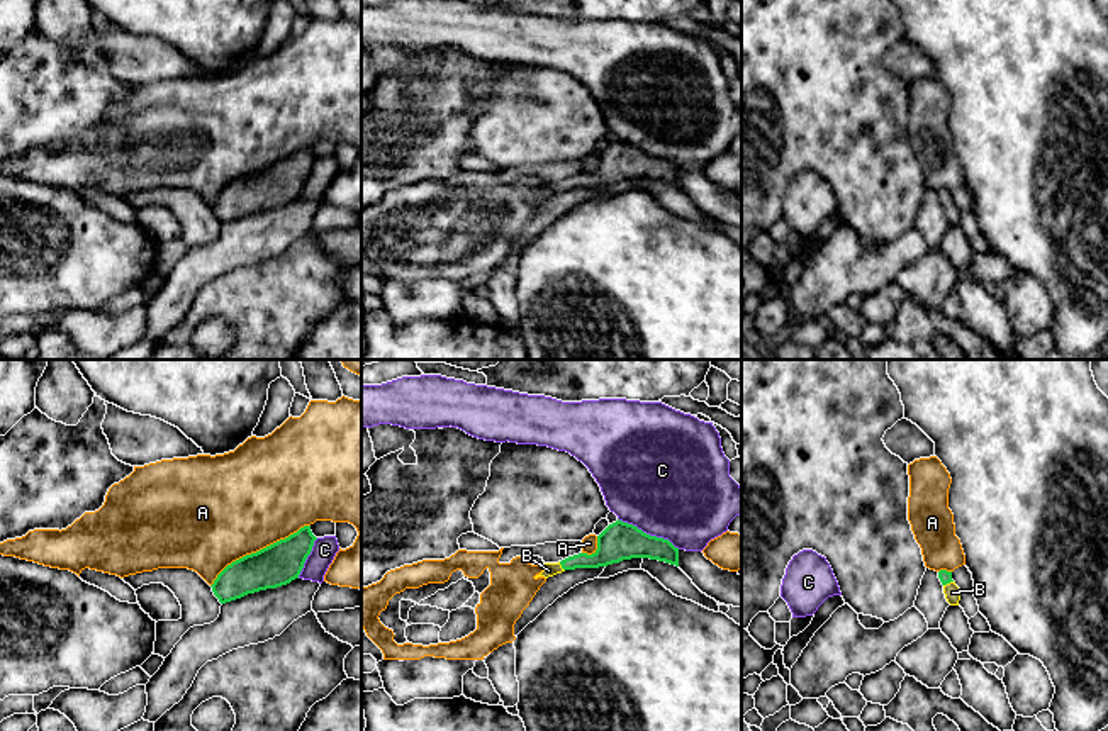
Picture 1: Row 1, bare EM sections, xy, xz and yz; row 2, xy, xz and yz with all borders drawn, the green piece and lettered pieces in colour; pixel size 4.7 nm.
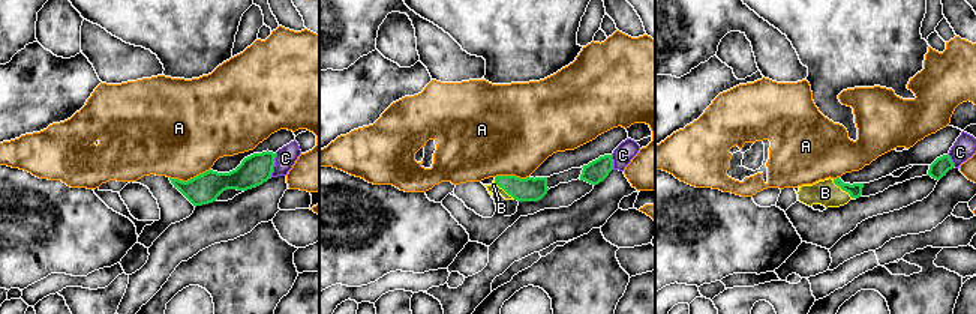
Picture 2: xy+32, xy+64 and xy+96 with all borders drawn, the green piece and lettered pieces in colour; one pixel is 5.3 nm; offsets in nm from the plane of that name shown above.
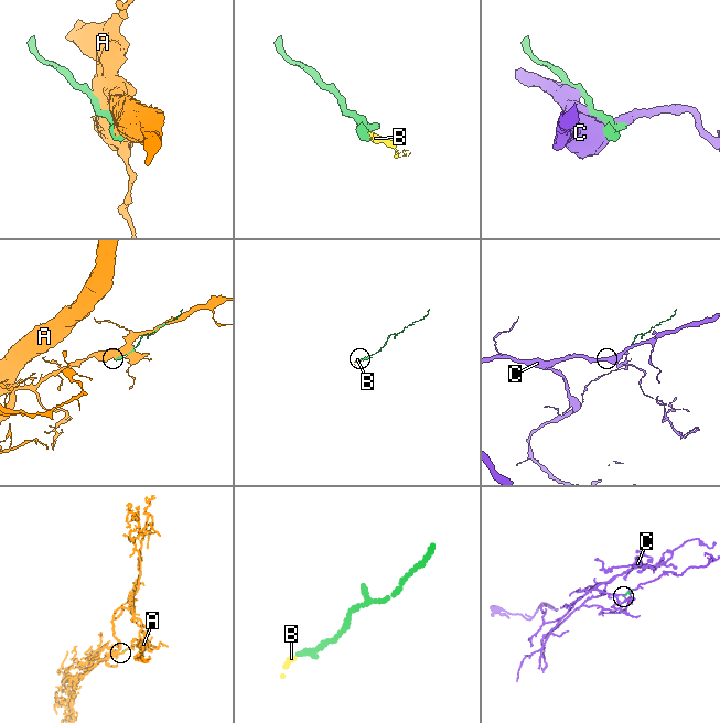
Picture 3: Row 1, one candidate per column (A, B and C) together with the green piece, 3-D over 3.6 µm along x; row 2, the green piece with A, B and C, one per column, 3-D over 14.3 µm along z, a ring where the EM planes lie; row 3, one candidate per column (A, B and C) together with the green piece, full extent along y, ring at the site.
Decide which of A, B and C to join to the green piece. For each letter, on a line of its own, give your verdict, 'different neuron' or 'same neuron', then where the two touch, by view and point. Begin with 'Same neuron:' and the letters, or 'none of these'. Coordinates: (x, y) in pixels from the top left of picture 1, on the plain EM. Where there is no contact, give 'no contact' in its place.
Same neuron: B
A: different neuron; contact xy (260, 170)
B: same neuron; contact xz (562, 187)
C: different neuron; contact xz (649, 155)

